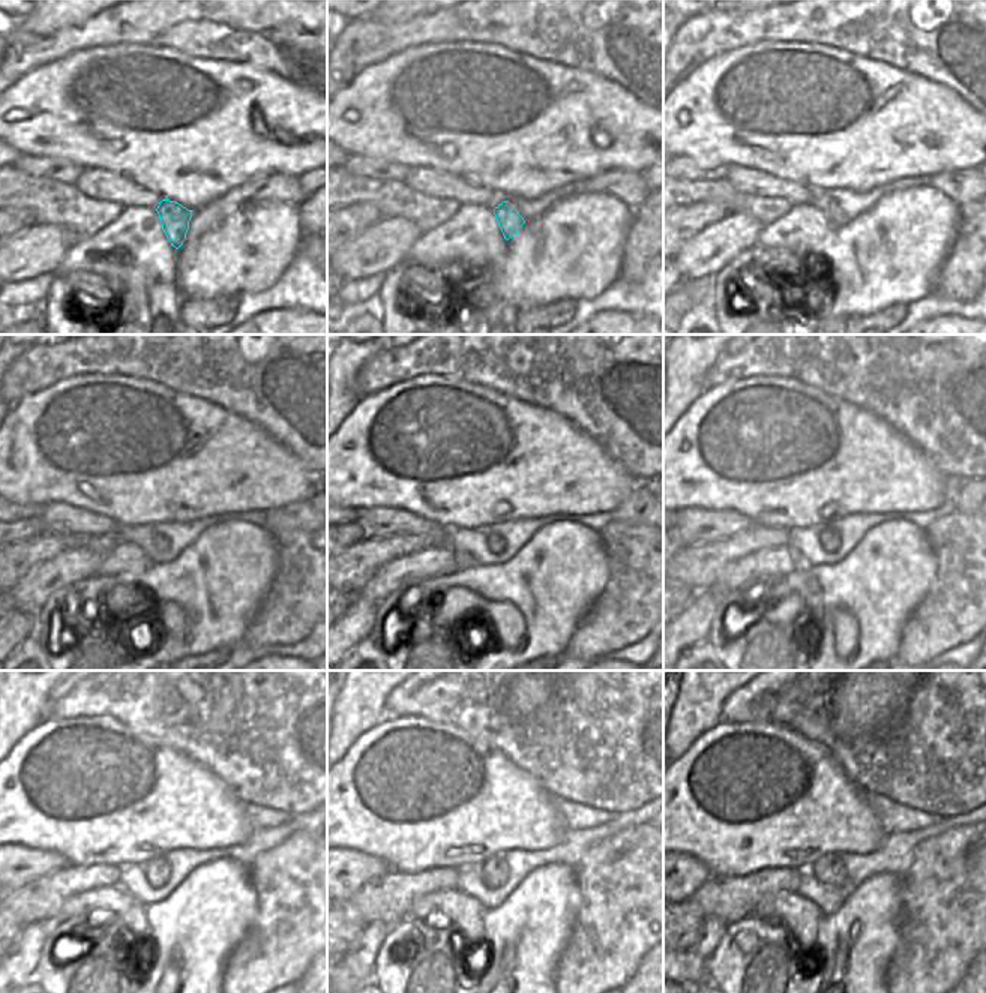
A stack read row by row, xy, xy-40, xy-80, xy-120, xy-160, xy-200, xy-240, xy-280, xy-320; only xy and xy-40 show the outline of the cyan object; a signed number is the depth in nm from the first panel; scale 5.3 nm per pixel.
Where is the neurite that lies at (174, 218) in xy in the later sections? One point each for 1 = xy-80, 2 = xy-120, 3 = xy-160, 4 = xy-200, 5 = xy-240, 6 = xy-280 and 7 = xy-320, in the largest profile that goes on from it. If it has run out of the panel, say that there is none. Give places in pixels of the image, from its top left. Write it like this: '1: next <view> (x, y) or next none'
1: next xy-80 (835, 212)
2: next xy-120 (161, 543)
3: next xy-160 (496, 543)
4: next xy-200 (829, 537)
5: next xy-240 (158, 872)
6: next xy-280 (494, 872)
7: next xy-320 (829, 870)

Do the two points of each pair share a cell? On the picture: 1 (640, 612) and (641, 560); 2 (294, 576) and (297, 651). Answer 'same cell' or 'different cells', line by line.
1: same cell
2: different cells

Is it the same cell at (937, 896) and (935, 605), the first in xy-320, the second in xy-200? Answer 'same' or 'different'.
same

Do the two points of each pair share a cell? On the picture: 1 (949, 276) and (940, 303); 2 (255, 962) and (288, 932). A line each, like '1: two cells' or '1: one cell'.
1: two cells
2: one cell

